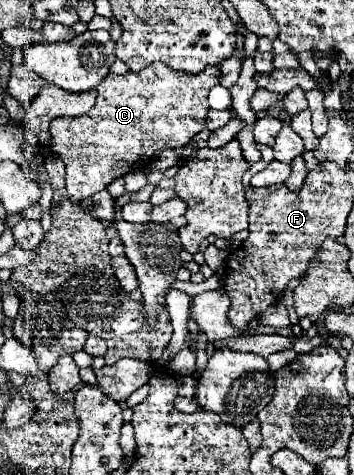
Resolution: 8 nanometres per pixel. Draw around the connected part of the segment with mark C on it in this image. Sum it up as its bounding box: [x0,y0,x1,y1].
[48,61,220,203]

